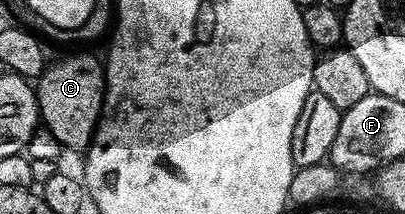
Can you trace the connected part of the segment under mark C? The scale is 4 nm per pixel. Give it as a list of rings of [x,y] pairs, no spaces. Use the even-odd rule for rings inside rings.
[[[76,54],[47,67],[34,86],[40,105],[40,122],[50,131],[65,151],[87,151],[104,106],[104,66],[92,54]]]

